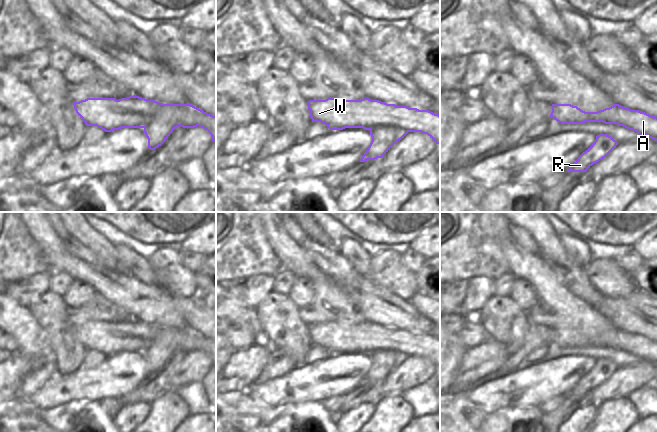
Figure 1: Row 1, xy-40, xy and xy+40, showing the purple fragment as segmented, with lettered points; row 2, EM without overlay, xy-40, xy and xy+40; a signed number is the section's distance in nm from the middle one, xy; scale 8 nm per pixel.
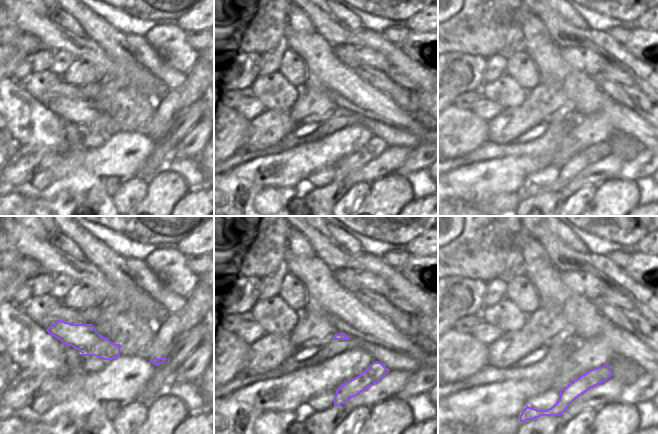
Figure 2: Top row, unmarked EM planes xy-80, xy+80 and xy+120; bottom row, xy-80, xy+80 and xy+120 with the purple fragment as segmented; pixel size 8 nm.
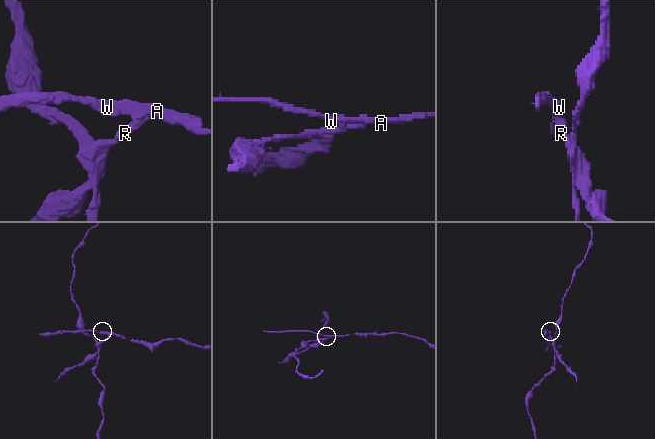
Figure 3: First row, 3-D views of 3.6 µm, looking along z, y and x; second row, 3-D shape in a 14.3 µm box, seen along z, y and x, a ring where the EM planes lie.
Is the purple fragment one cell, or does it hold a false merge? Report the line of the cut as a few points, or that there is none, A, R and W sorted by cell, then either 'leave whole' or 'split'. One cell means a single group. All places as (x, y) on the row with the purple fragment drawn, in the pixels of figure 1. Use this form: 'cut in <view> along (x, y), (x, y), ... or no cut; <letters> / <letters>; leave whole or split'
cut in xy along (370, 129), (377, 127), (379, 129), (401, 129), (407, 132); A W / R; split

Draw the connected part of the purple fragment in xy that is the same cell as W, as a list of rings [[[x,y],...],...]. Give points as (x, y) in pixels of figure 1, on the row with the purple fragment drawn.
[[[309,100],[312,122],[321,122],[330,130],[363,128],[402,130],[427,134],[440,145],[440,115],[429,110],[387,104],[379,100]]]

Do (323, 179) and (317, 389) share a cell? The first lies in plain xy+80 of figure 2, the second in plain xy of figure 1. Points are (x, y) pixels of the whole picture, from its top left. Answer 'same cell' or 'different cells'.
different cells

